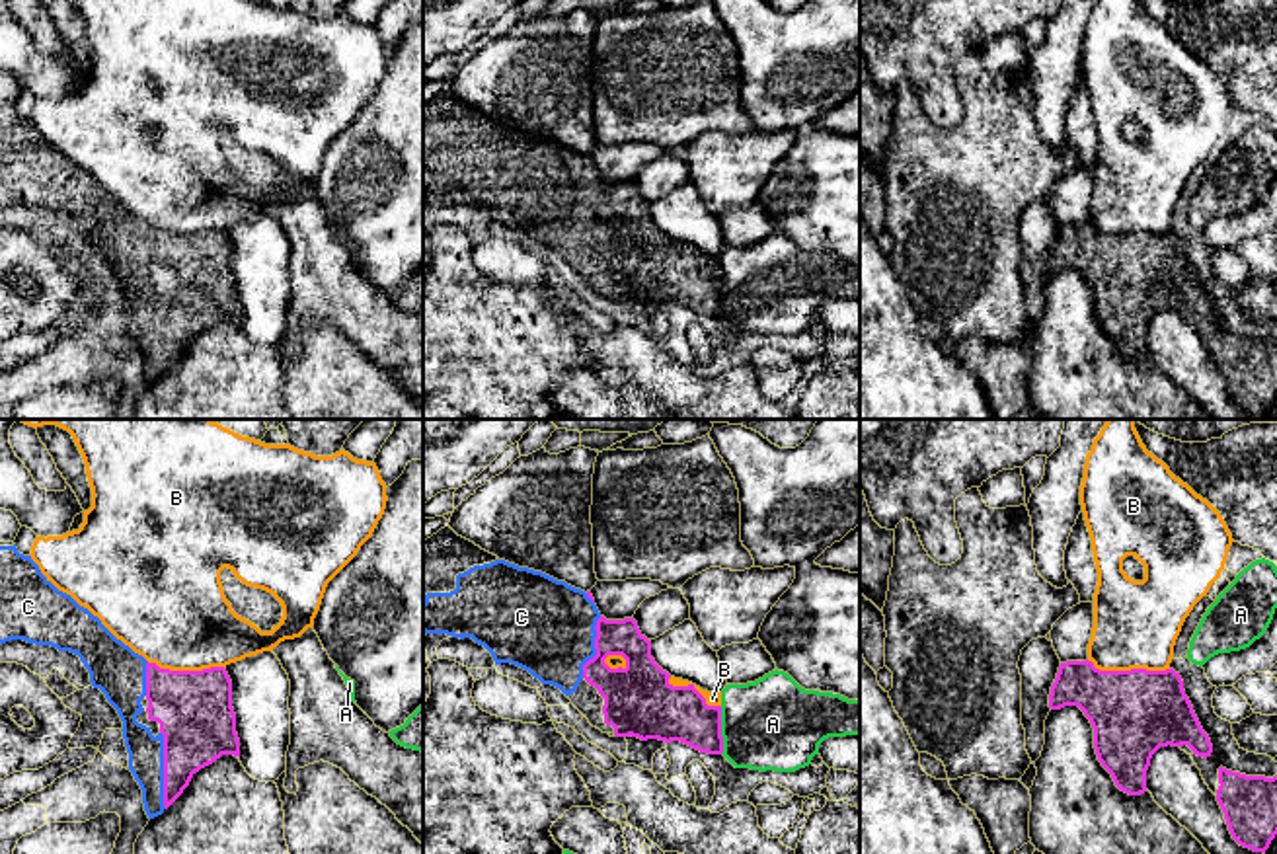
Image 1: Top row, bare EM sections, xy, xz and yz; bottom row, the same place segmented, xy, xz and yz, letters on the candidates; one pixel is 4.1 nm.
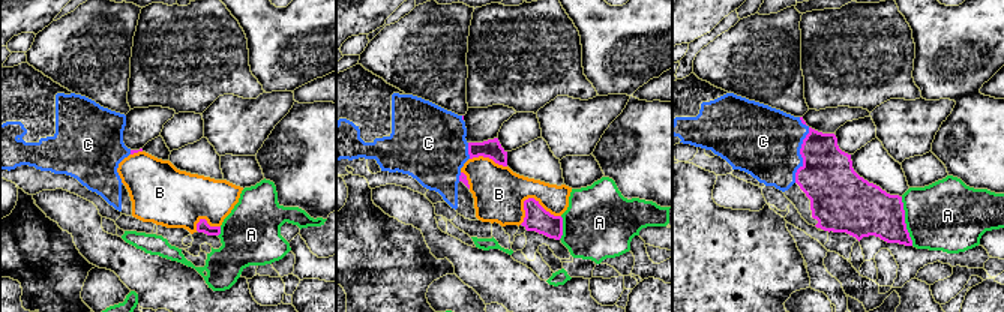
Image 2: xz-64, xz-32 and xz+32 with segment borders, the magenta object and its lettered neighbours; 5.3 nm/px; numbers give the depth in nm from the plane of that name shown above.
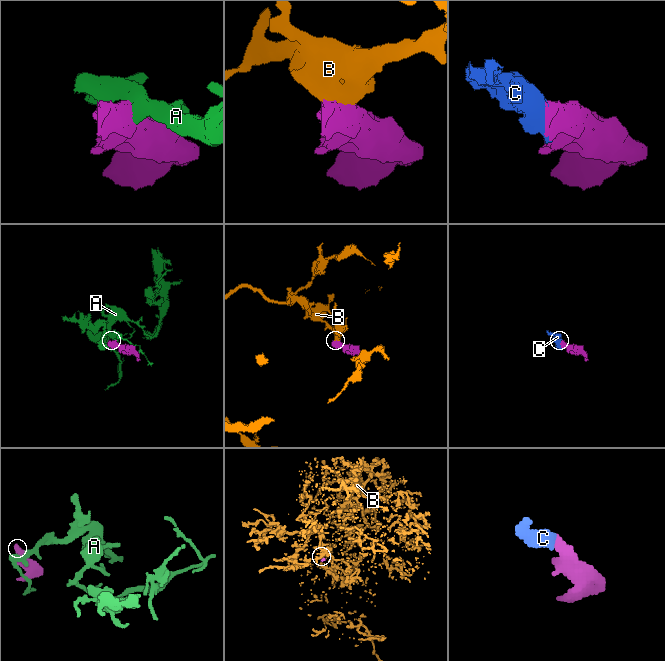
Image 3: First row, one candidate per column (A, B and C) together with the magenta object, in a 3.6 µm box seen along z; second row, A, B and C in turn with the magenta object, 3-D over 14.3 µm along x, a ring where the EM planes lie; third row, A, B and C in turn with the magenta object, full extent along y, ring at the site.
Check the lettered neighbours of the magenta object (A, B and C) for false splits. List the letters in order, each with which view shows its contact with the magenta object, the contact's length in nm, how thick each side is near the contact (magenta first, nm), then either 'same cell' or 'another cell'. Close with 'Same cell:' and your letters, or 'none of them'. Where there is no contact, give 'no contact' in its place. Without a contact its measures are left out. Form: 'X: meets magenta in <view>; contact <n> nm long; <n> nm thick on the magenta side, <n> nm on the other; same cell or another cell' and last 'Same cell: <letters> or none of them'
A: meets magenta in xz; contact 200 nm long; 240 nm thick on the magenta side, 380 nm on the other; another cell
B: meets magenta in yz; contact 340 nm long; 360 nm thick on the magenta side, 360 nm on the other; another cell
C: meets magenta in xy; contact 320 nm long; 300 nm thick on the magenta side, 140 nm on the other; same cell
Same cell: C

